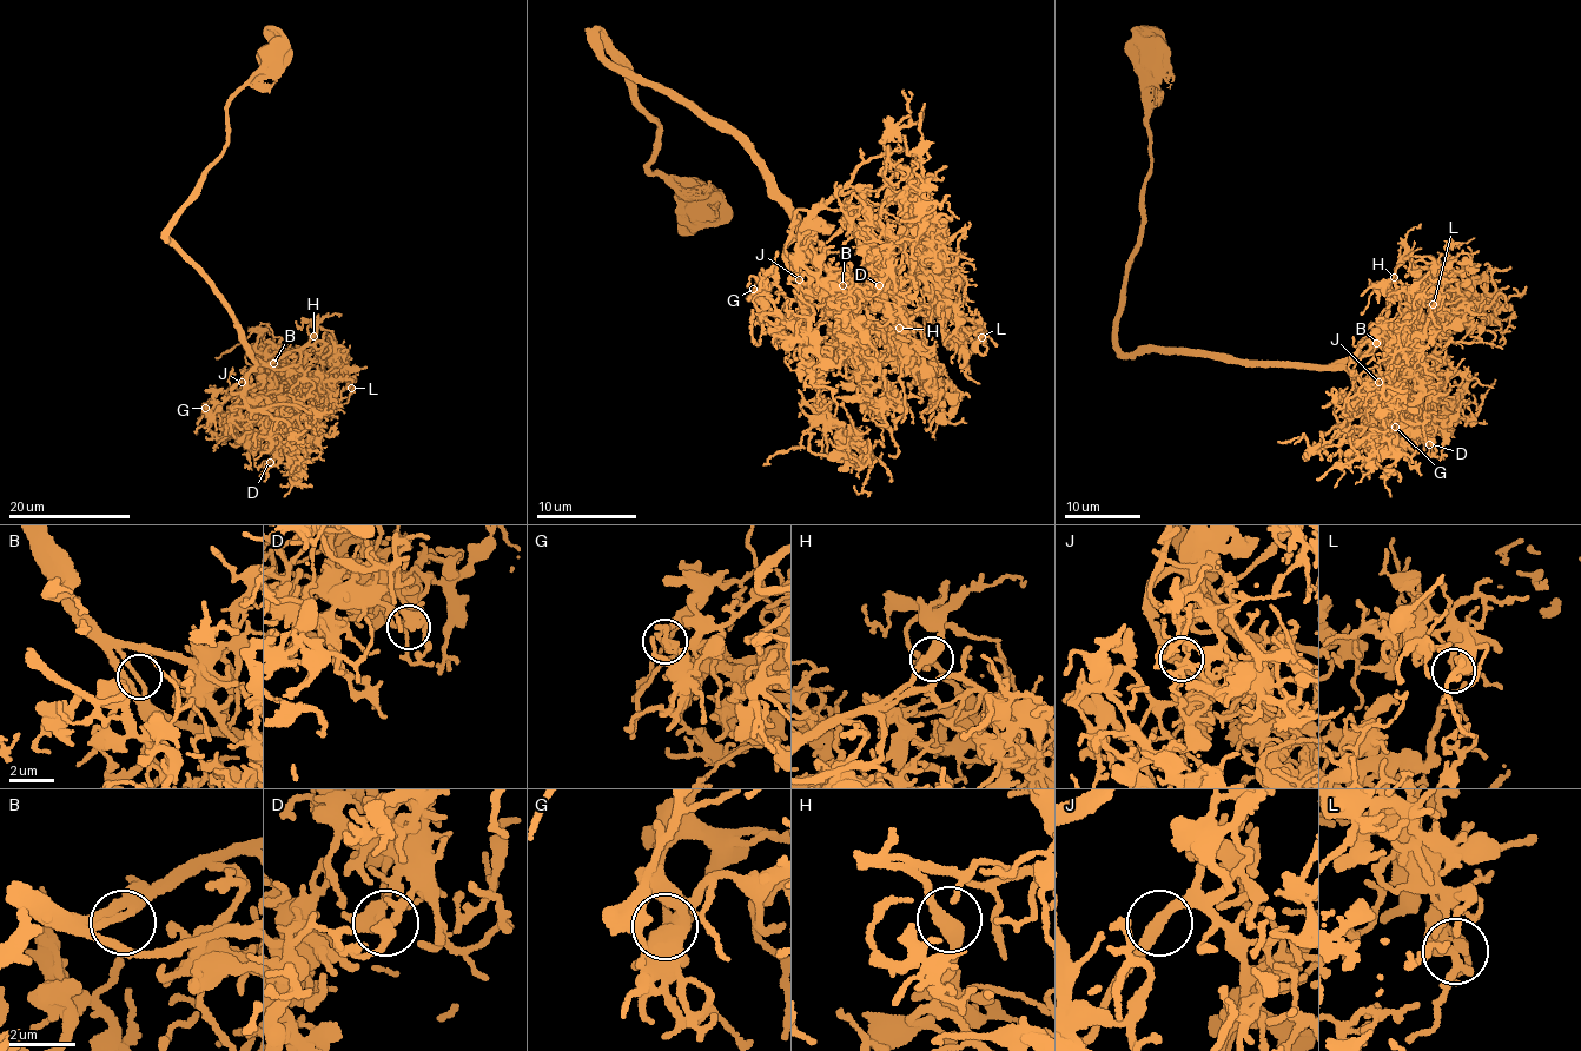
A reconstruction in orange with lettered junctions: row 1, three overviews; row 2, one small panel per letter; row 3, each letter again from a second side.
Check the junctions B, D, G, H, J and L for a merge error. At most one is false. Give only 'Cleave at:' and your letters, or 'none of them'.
Cleave at: none of them

